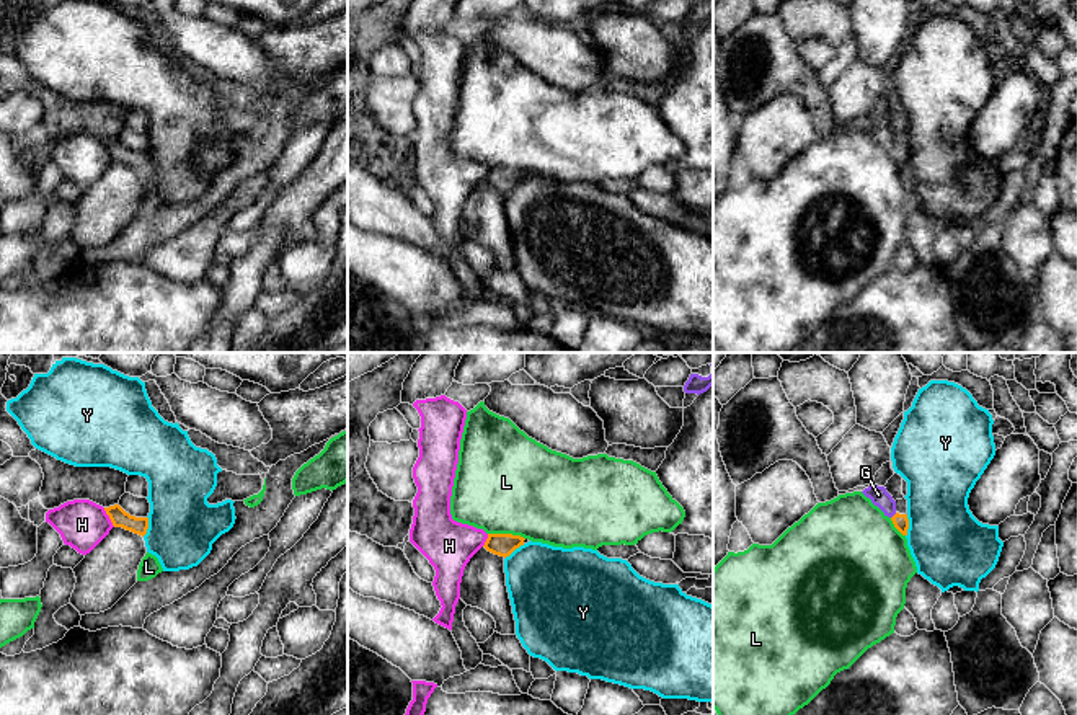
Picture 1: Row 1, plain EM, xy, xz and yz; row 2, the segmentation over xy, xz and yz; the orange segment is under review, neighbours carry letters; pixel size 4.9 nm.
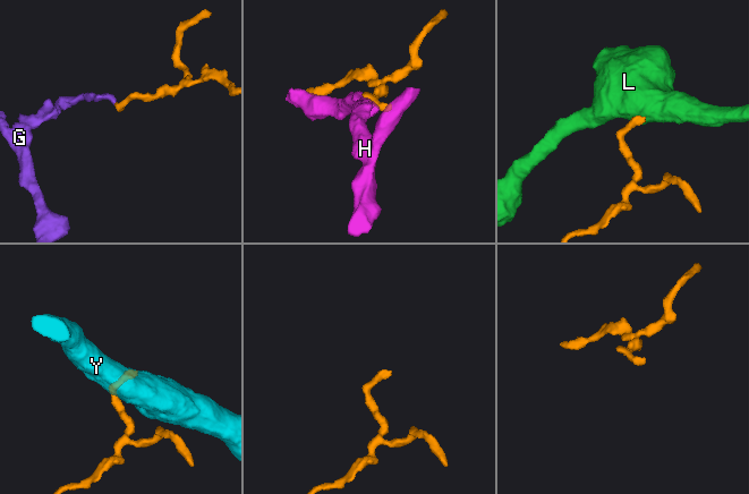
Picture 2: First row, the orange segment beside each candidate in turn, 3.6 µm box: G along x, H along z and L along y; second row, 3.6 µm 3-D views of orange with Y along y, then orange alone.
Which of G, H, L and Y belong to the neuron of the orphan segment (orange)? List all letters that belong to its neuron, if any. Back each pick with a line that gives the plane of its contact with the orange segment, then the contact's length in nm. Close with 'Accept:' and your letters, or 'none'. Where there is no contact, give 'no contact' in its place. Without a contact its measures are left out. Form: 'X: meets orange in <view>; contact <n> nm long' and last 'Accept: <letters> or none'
G: meets orange in yz; contact 40 nm long
Accept: G

